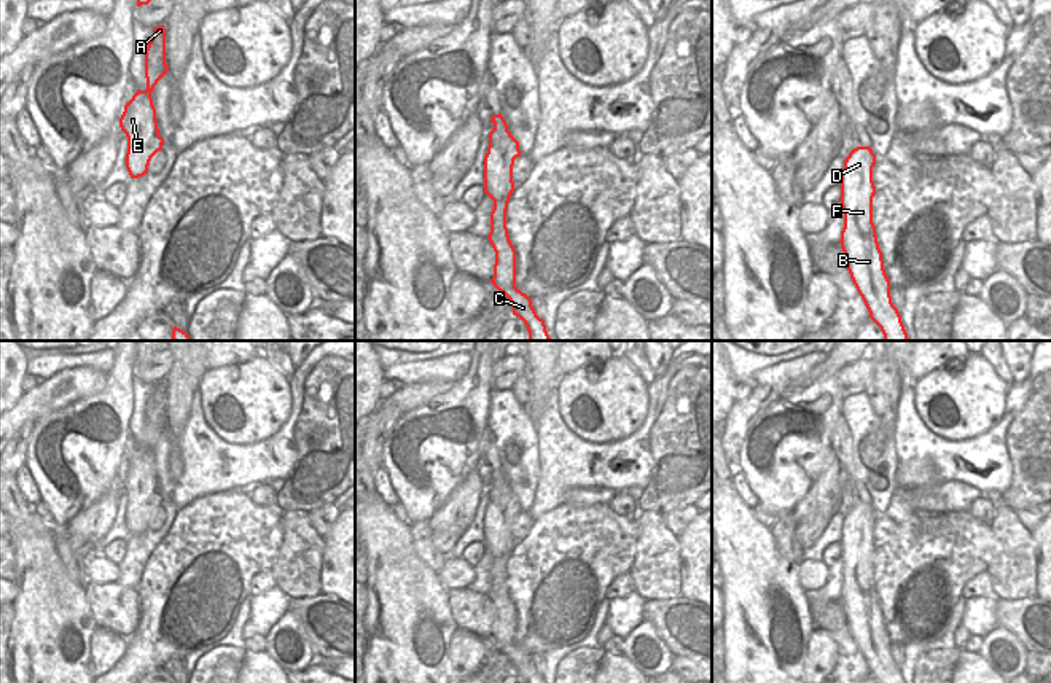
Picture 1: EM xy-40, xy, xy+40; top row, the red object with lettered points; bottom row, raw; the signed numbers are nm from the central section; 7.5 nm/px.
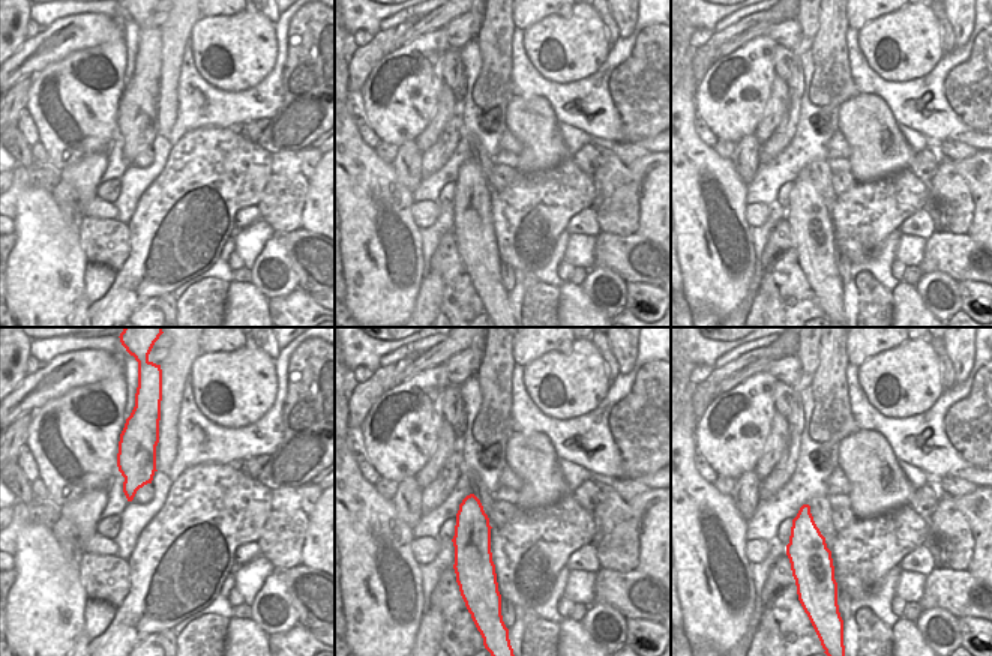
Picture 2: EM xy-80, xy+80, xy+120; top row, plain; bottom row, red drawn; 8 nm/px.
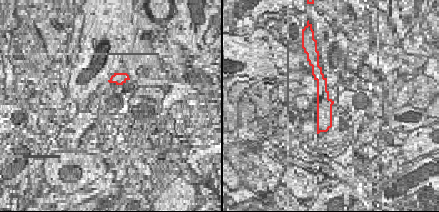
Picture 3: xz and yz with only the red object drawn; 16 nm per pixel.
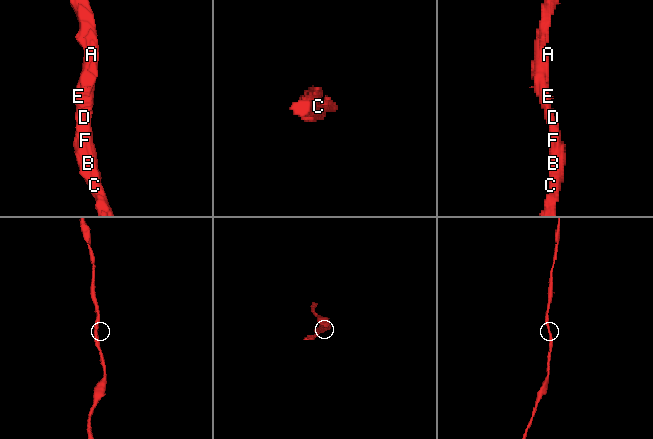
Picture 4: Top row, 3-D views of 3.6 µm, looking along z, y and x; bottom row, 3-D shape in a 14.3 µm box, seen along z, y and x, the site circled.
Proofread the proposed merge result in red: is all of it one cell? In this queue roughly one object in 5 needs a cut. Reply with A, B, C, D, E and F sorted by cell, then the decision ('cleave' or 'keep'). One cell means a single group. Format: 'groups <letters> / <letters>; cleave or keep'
groups A B C D E F; keep

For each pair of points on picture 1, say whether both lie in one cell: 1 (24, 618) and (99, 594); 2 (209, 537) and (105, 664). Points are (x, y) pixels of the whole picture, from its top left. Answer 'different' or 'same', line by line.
1: different
2: different

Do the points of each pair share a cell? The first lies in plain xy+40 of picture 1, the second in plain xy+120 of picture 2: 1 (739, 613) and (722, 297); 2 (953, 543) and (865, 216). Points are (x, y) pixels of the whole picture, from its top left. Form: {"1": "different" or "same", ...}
{"1": "same", "2": "same"}

